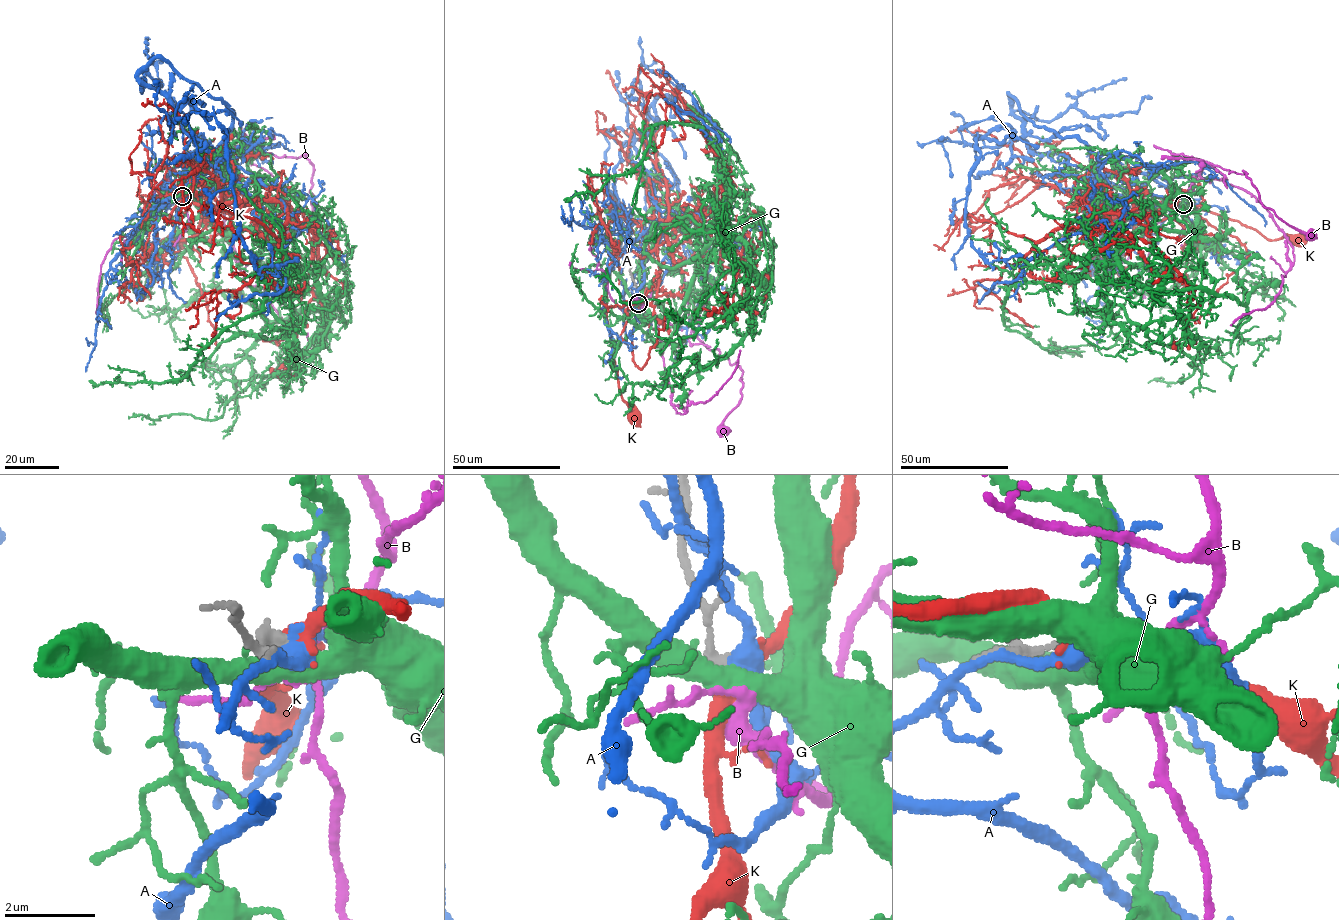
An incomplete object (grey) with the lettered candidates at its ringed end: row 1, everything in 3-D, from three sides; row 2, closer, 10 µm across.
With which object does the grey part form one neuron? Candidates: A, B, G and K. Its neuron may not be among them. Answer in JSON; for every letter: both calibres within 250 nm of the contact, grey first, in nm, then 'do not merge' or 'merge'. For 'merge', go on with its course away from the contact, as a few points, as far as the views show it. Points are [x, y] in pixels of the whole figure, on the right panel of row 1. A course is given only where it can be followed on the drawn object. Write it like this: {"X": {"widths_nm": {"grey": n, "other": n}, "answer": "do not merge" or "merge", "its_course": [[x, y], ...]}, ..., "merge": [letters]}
{"A": {"widths_nm": {"grey": 440, "other": 360}, "answer": "do not merge"}, "B": {"widths_nm": {"grey": 400, "other": 300}, "answer": "merge", "its_course": [[1183, 204], [1209, 164], [1205, 161], [1210, 162], [1229, 173], [1246, 173], [1264, 207], [1312, 237]]}, "G": {"widths_nm": {"grey": 440, "other": 500}, "answer": "do not merge"}, "K": {"widths_nm": {"grey": 440, "other": 380}, "answer": "do not merge"}, "merge": ["B"]}

